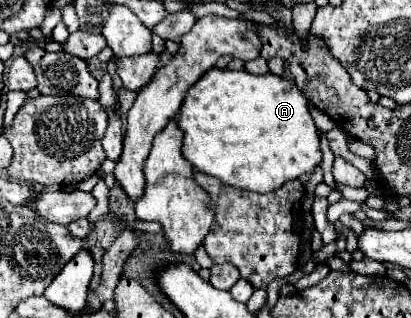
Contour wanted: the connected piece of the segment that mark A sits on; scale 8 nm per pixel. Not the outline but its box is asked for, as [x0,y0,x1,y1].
[178,70,322,194]

